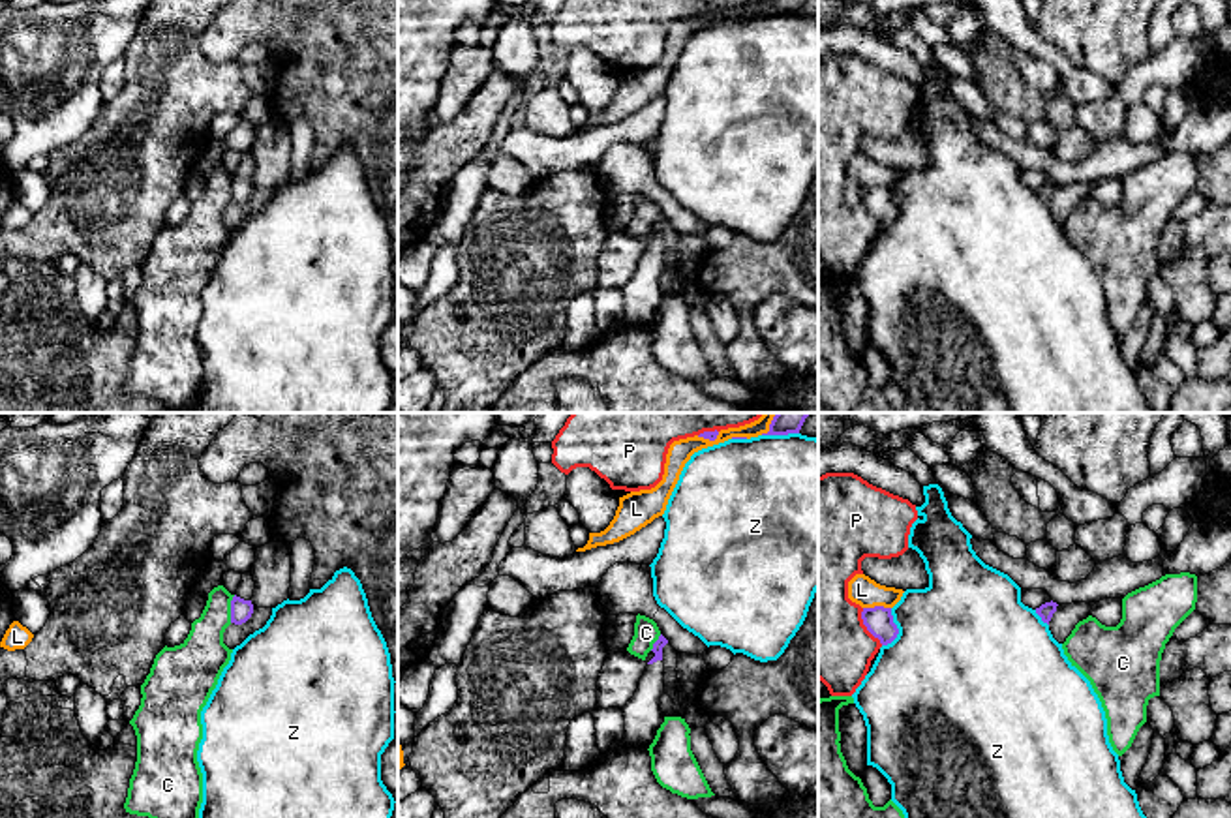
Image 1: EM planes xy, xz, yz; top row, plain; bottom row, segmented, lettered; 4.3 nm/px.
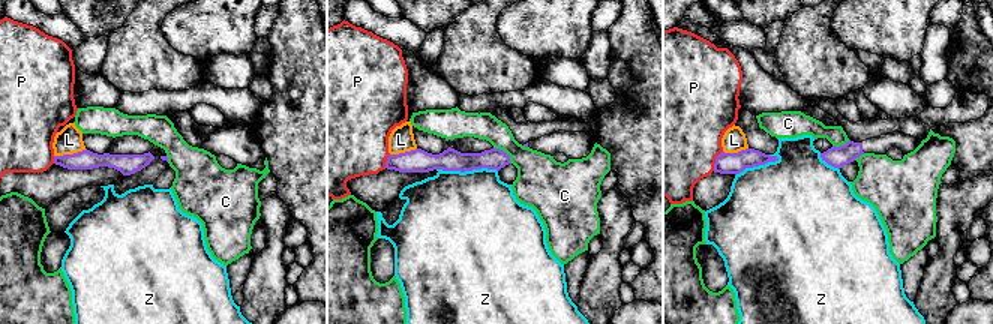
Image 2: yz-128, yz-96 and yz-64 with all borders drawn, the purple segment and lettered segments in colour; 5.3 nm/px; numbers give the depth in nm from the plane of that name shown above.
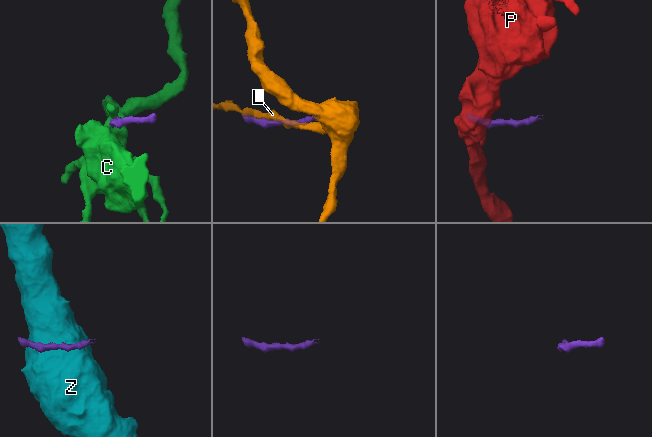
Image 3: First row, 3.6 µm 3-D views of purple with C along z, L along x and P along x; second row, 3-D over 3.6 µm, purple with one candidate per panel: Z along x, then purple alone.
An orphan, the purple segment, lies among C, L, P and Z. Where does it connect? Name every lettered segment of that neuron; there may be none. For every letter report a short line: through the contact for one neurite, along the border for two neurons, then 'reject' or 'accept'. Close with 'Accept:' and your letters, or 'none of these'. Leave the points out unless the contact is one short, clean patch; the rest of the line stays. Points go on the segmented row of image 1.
C: line xy (235, 595), (229, 606), (229, 621); reject
L: reject
P: reject
Z: reject
Accept: none of these

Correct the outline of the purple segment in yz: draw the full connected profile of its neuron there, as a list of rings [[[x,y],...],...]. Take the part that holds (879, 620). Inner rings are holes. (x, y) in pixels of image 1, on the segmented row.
[[[863,608],[861,619],[867,630],[878,638],[882,645],[891,644],[899,634],[899,629],[893,623],[891,608]]]

